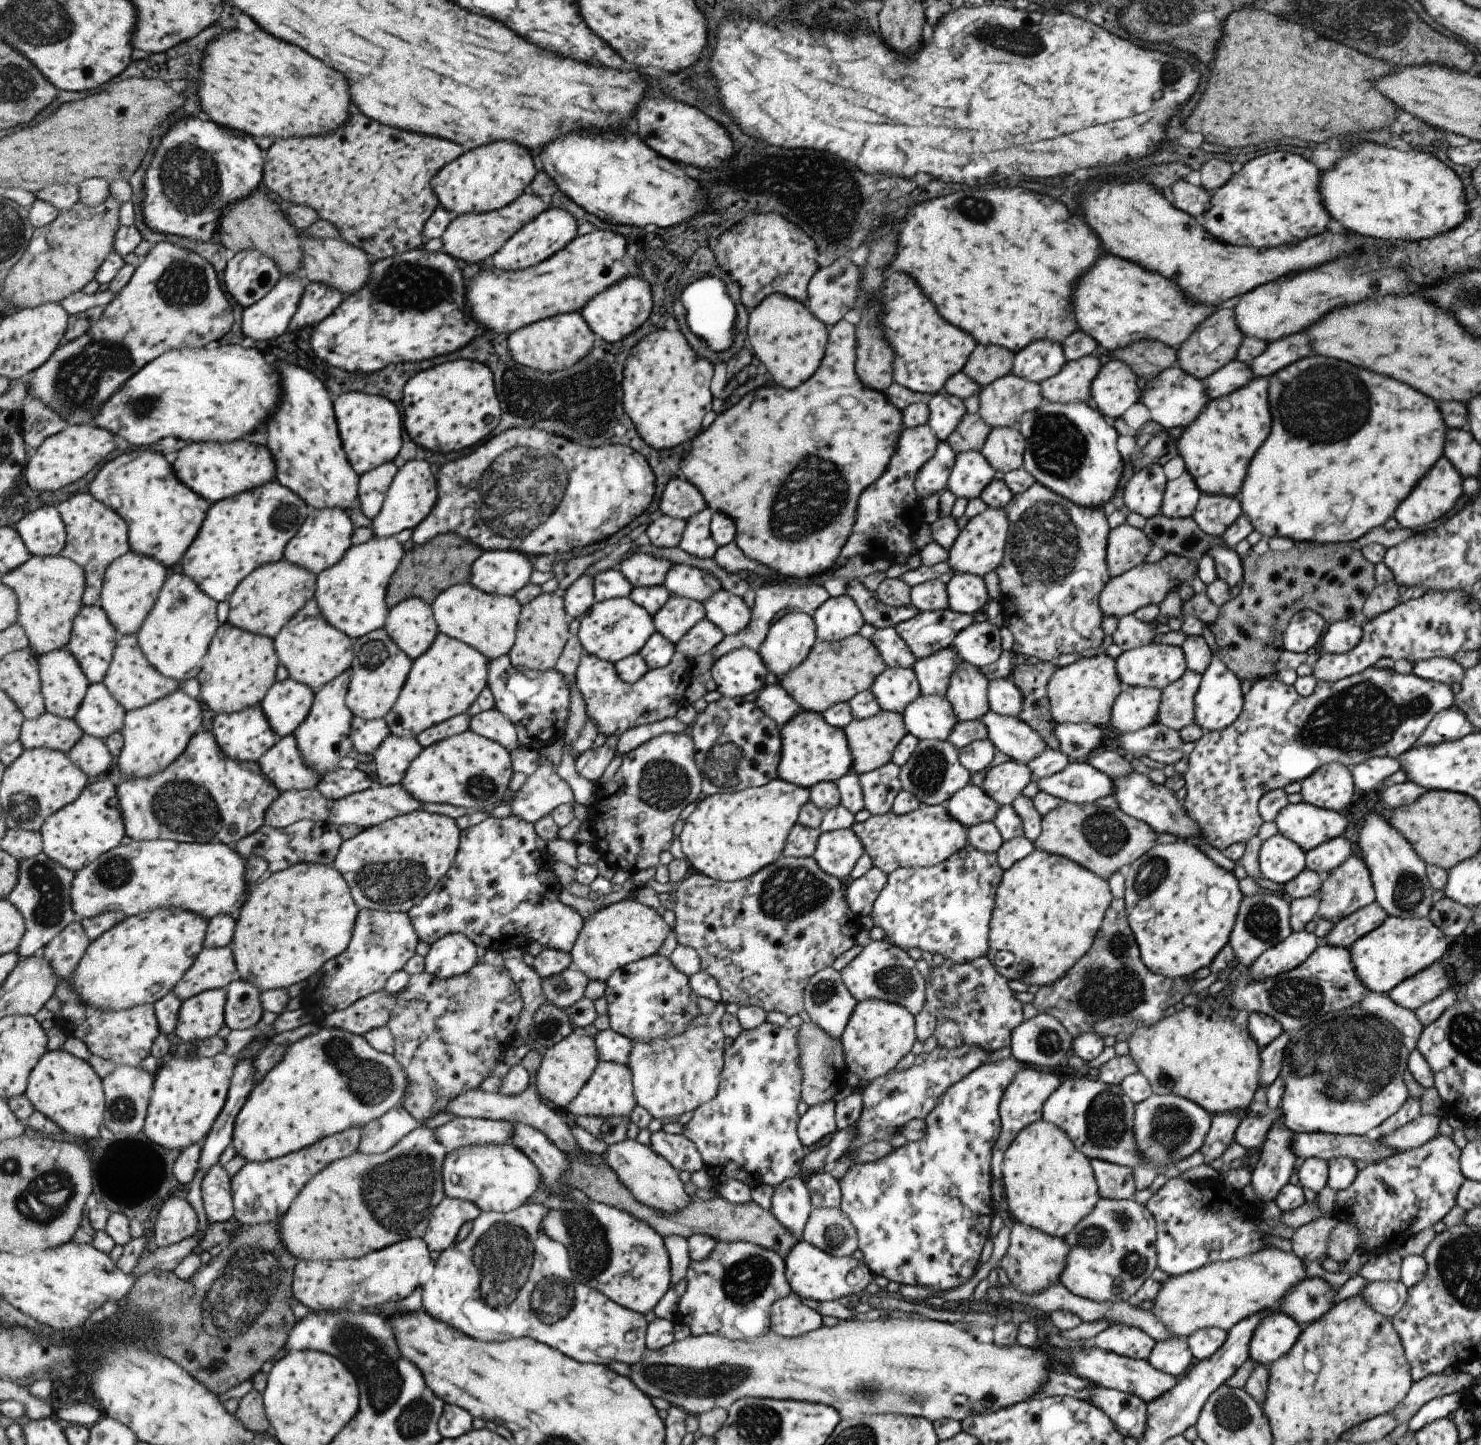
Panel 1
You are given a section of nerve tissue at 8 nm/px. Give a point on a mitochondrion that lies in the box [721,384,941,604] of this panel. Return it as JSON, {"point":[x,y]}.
{"point":[814,493]}

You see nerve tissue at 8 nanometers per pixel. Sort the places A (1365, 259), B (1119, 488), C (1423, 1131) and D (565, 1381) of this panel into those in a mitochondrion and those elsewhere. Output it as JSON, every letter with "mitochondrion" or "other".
{"A":"mitochondrion","B":"other","C":"other","D":"other"}

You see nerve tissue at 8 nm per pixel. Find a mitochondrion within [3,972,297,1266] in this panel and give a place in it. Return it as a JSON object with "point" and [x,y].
{"point":[47,1196]}

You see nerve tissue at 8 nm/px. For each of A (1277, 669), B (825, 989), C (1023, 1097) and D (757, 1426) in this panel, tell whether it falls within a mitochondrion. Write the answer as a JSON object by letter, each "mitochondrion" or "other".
{"A":"other","B":"mitochondrion","C":"other","D":"mitochondrion"}

